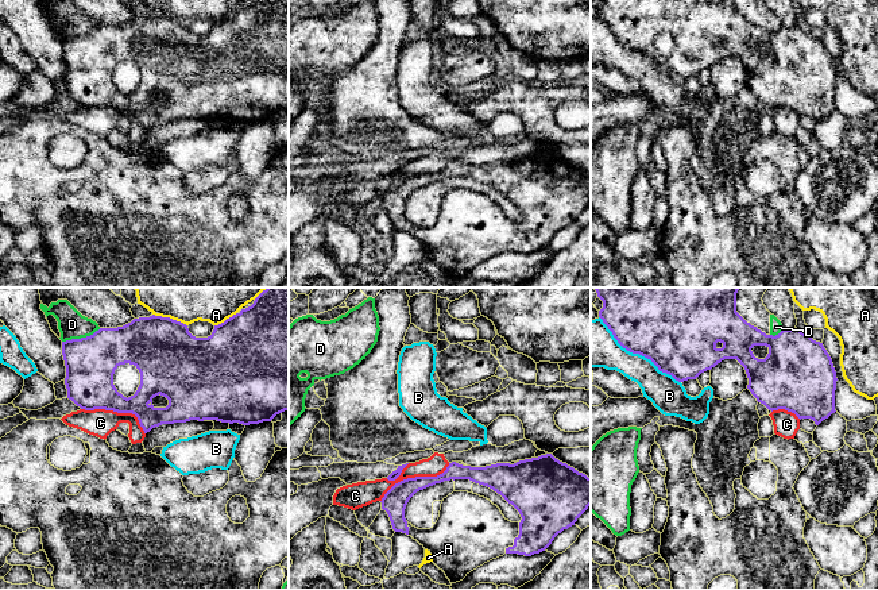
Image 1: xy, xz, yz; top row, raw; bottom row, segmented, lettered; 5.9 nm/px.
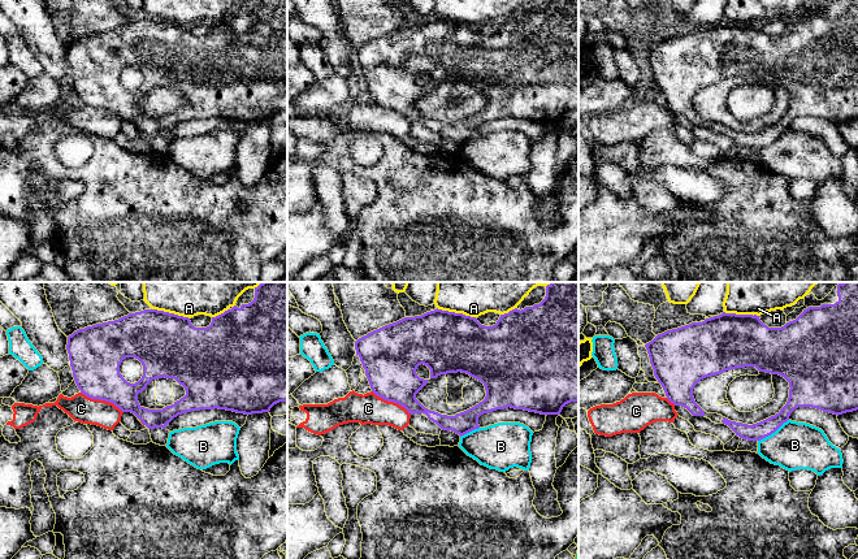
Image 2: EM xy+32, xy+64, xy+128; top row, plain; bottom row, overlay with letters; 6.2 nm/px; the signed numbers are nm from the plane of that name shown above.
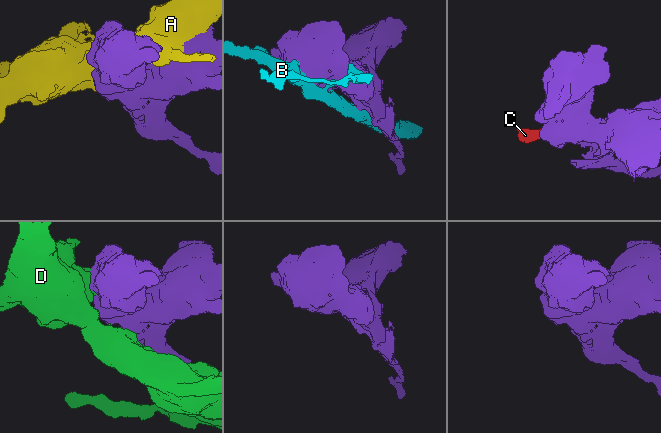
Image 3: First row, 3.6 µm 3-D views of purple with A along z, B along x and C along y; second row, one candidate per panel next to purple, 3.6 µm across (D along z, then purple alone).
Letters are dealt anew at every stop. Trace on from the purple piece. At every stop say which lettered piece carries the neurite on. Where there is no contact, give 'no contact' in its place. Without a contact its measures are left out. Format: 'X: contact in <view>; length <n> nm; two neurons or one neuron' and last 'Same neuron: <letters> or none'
A: contact in xy; length 220 nm; two neurons
B: contact in yz; length 650 nm; two neurons
C: contact in xz; length 480 nm; two neurons
D: contact in xy; length 240 nm; two neurons
Same neuron: none

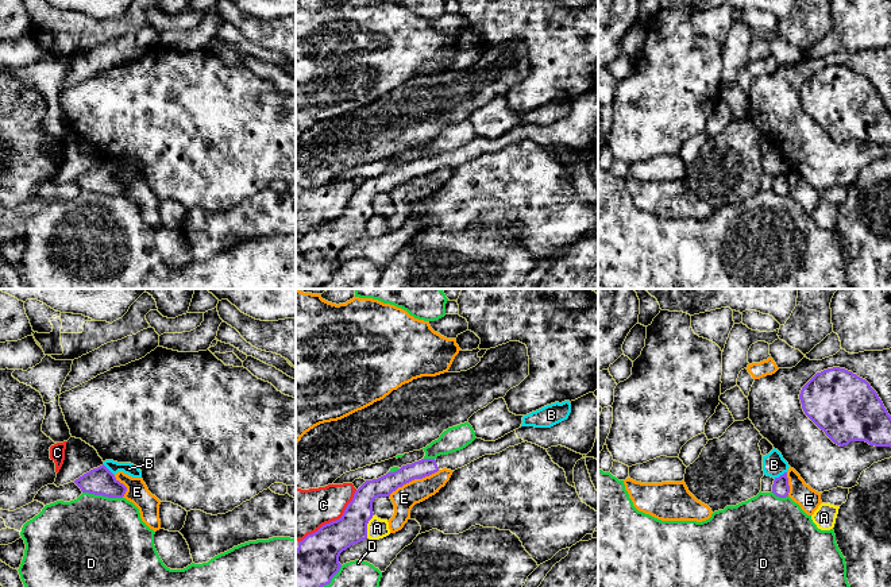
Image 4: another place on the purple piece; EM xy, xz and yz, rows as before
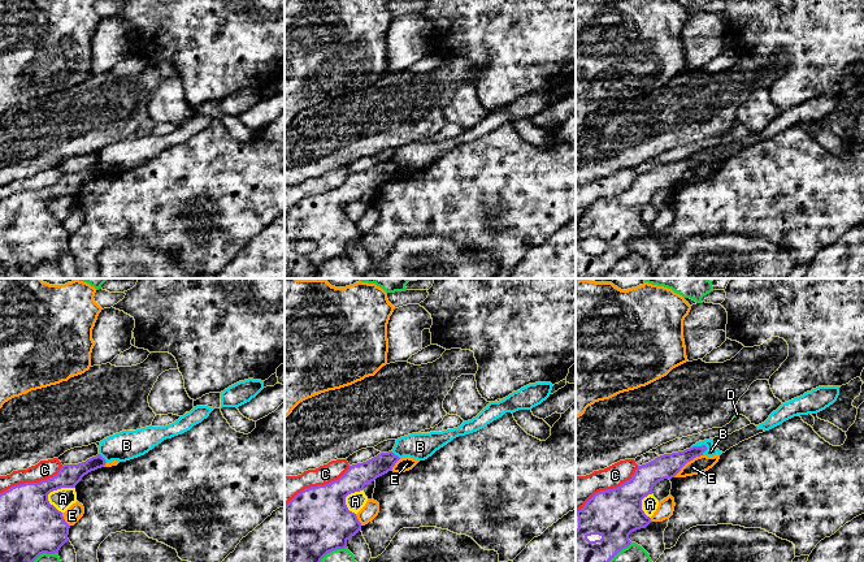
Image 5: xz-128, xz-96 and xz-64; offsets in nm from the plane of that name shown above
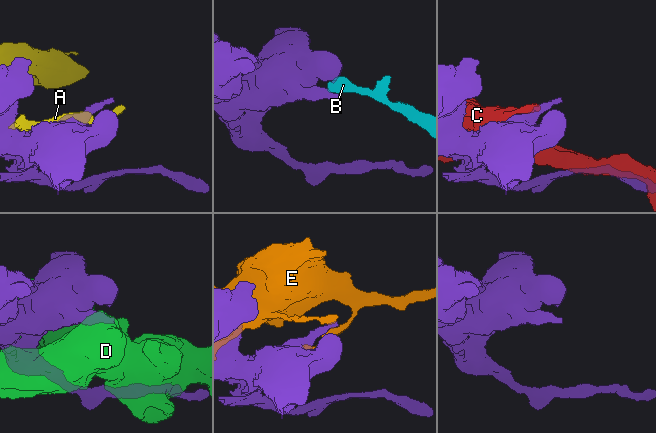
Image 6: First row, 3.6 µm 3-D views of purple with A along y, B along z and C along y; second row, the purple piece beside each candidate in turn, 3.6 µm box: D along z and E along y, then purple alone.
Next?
A: contact in xz; length 150 nm; two neurons
B: contact in yz; length 90 nm; two neurons
C: contact in xz; length 480 nm; two neurons
D: contact in xy; length 240 nm; two neurons
E: contact in xz; length 340 nm; two neurons
Same neuron: none

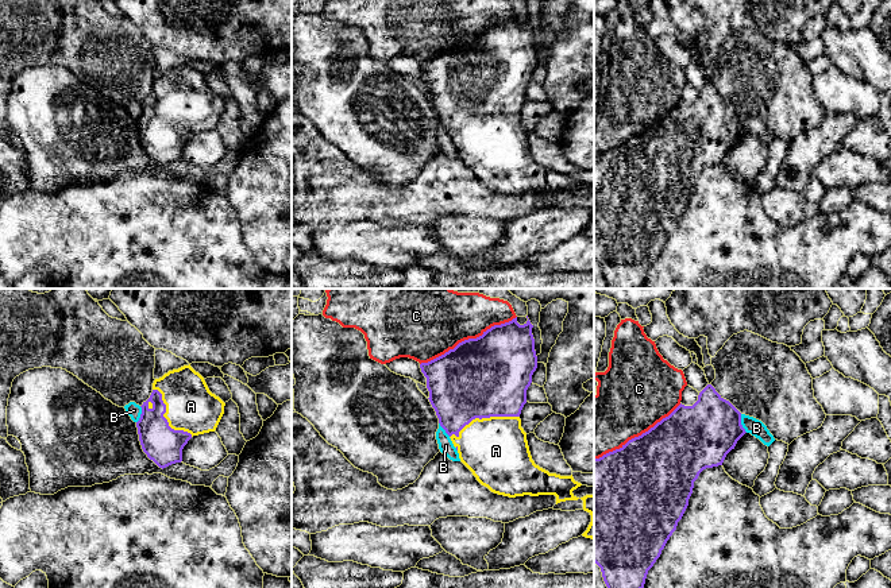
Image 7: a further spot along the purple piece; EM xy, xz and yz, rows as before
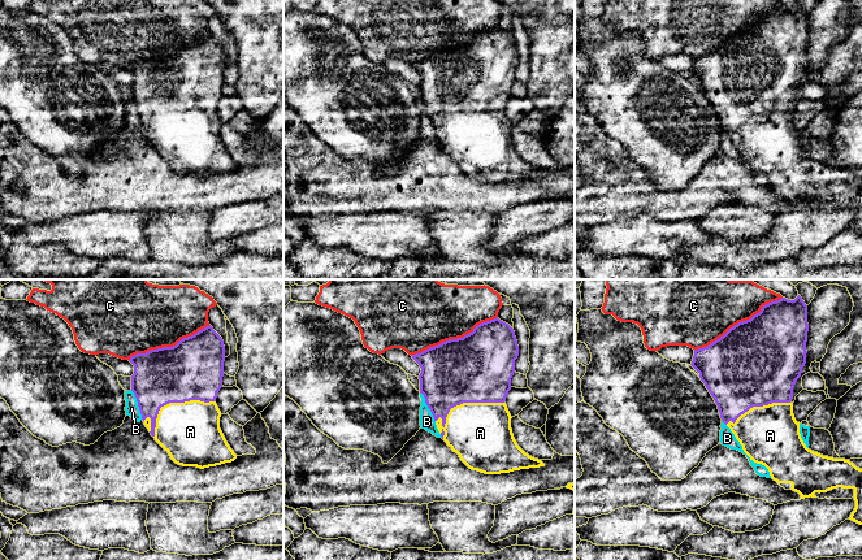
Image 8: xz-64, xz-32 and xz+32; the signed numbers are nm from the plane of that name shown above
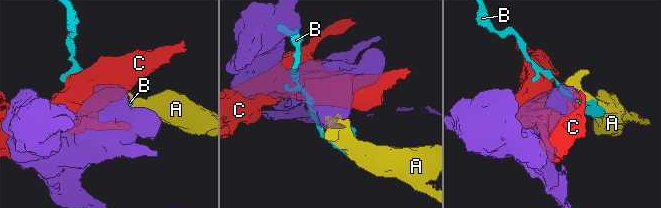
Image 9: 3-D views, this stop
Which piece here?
A: contact in xz; length 440 nm; one neuron
B: contact in yz; length 120 nm; two neurons
C: contact in xz; length 650 nm; two neurons
Same neuron: A

